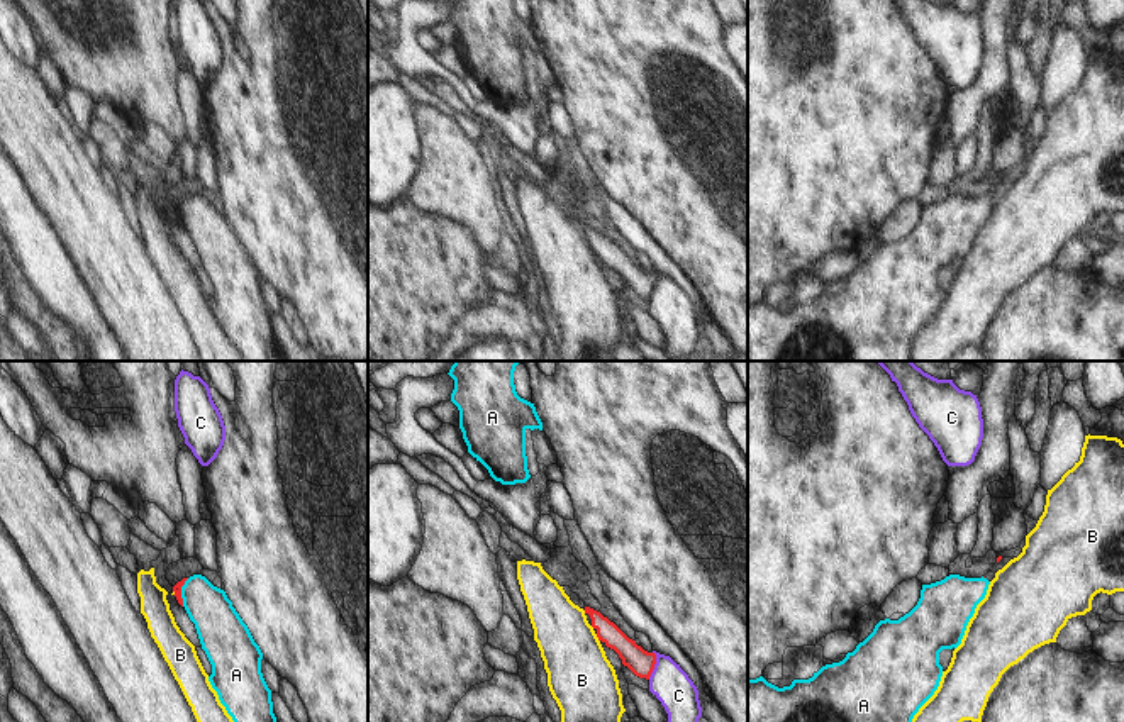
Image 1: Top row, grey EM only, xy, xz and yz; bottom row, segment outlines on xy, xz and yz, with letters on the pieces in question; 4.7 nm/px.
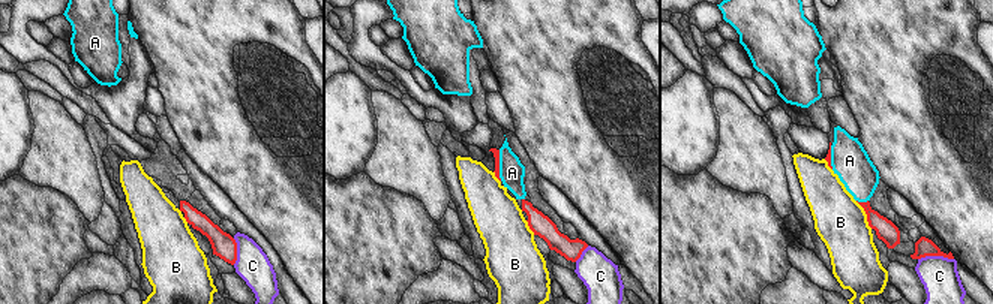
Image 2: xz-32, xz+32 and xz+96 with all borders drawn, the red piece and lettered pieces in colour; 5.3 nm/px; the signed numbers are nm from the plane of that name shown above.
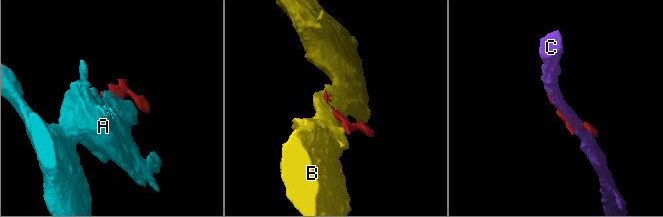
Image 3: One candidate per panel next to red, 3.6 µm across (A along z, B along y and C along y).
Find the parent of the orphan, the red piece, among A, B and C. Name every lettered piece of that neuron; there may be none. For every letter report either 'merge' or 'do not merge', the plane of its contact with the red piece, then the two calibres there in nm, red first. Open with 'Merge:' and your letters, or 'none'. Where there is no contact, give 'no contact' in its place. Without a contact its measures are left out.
Merge: A
A: merge | xy | 50/220 nm
B: do not merge | xz | 120/320 nm
C: do not merge | xz | 120/180 nm

